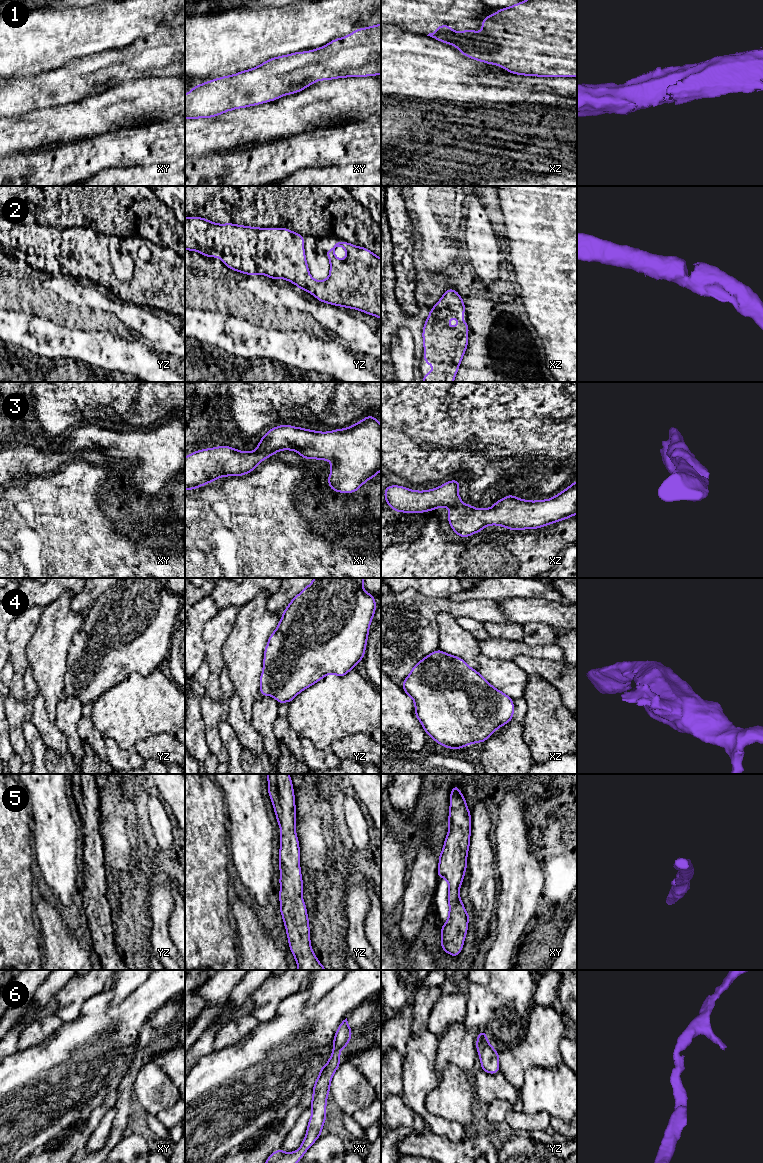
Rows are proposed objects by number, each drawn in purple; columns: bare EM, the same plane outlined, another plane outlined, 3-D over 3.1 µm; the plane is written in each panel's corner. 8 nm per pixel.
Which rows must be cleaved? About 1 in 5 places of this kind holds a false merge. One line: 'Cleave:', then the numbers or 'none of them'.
Cleave: none of them

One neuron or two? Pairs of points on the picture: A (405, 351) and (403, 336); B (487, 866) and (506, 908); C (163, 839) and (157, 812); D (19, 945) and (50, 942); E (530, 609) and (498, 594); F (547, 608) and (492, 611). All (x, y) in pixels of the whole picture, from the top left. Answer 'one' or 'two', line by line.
A: one
B: two
C: one
D: two
E: two
F: two

